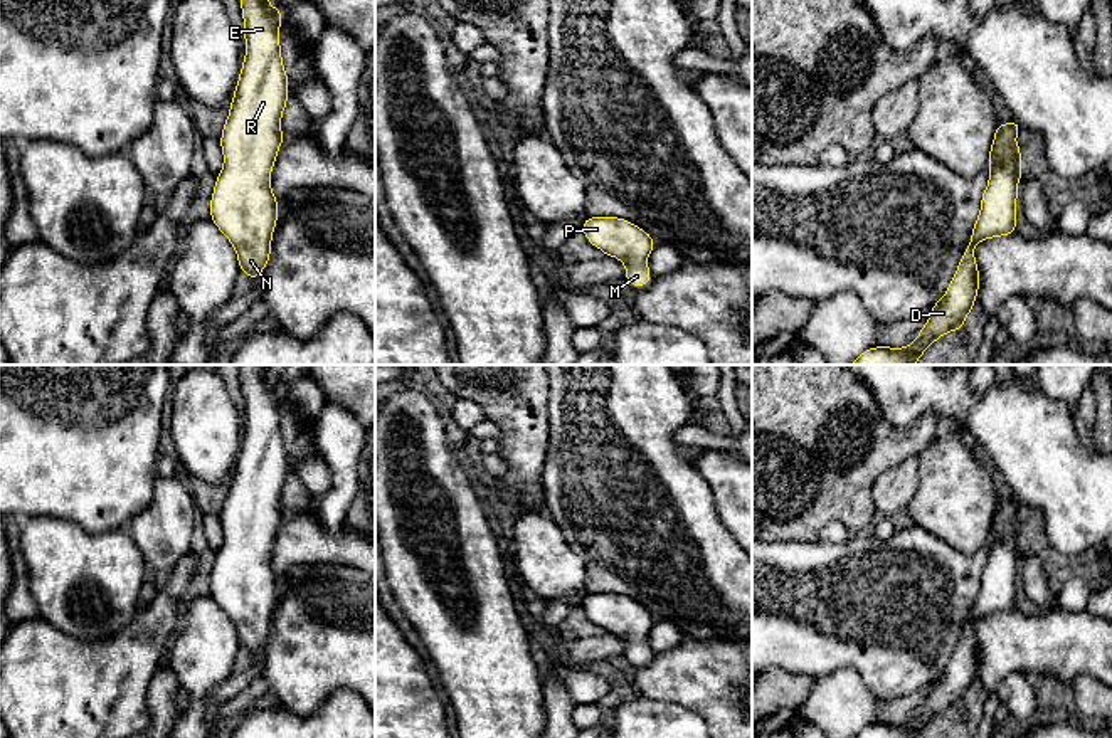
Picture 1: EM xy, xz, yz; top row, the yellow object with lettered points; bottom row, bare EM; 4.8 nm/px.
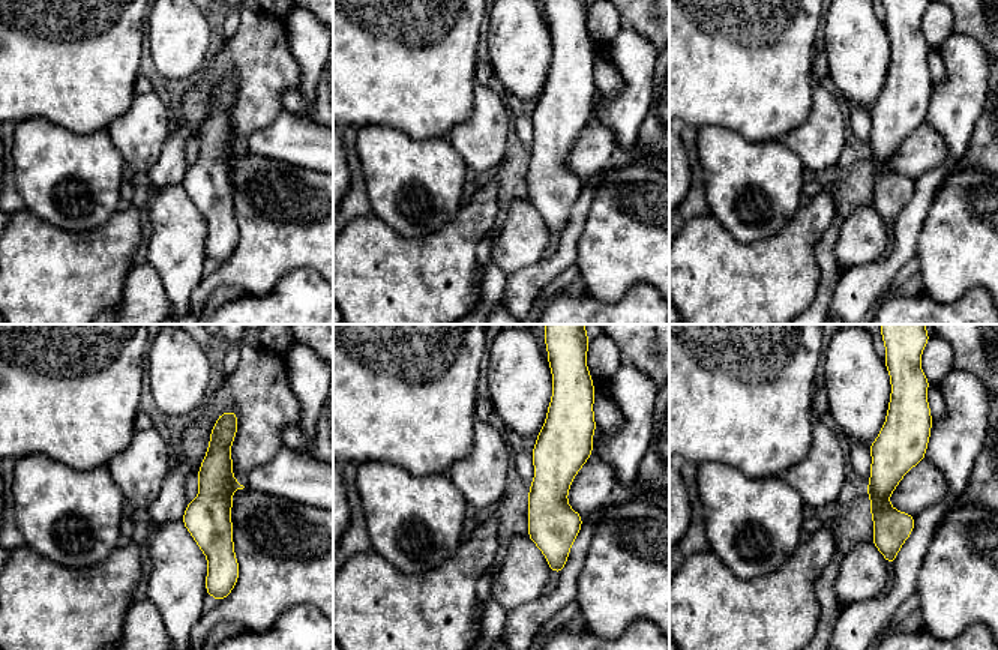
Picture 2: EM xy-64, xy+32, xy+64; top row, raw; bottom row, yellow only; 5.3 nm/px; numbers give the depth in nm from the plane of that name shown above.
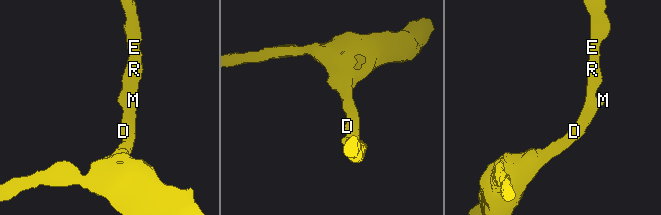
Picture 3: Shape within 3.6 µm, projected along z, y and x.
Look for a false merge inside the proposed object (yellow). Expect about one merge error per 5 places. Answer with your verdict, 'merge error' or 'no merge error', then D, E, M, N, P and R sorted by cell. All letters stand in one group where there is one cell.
no merge error | D E M N P R

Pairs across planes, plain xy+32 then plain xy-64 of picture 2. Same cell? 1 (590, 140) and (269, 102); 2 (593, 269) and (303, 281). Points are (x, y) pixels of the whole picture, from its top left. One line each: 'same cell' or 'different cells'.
1: different cells
2: different cells

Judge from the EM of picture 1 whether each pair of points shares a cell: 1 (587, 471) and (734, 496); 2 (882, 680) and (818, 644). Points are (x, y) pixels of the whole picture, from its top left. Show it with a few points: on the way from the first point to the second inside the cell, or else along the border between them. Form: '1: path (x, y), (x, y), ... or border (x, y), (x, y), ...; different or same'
1: border (692, 459), (710, 488), (719, 518), (729, 530); different
2: path (867, 664), (850, 648), (833, 644); same

